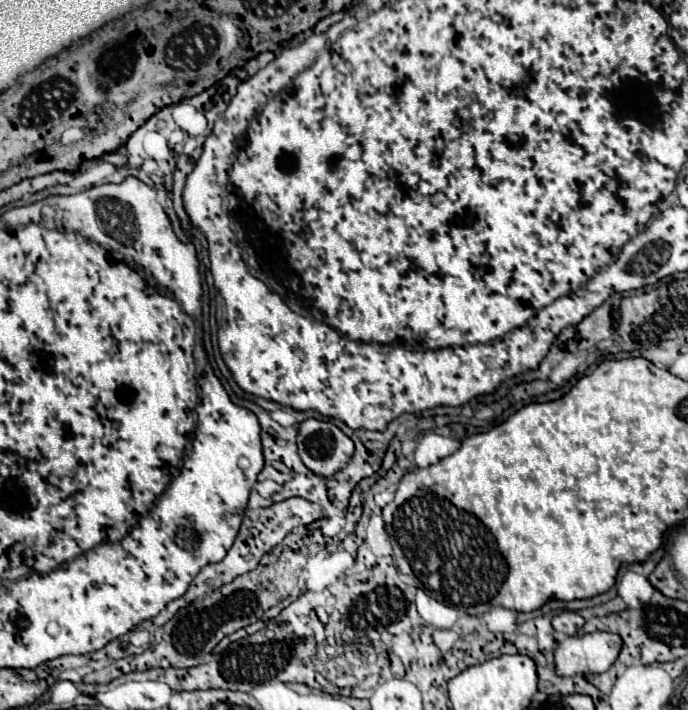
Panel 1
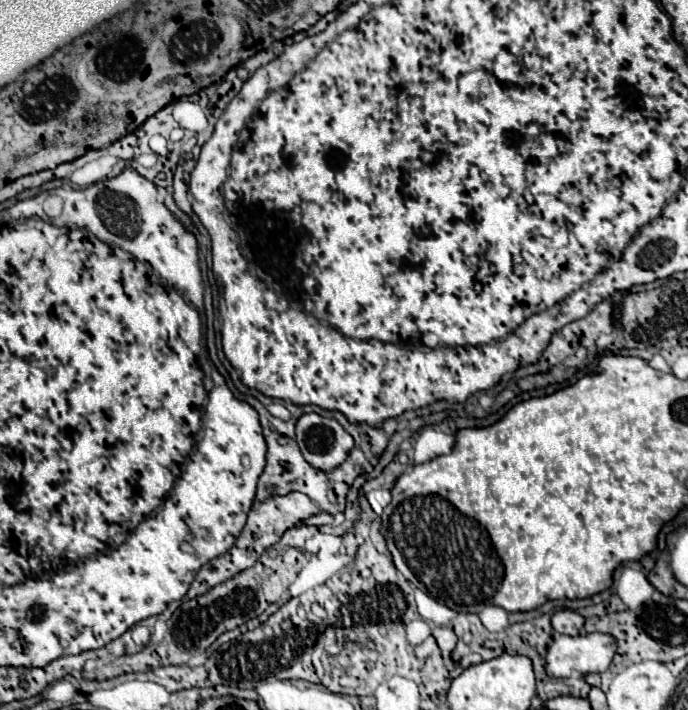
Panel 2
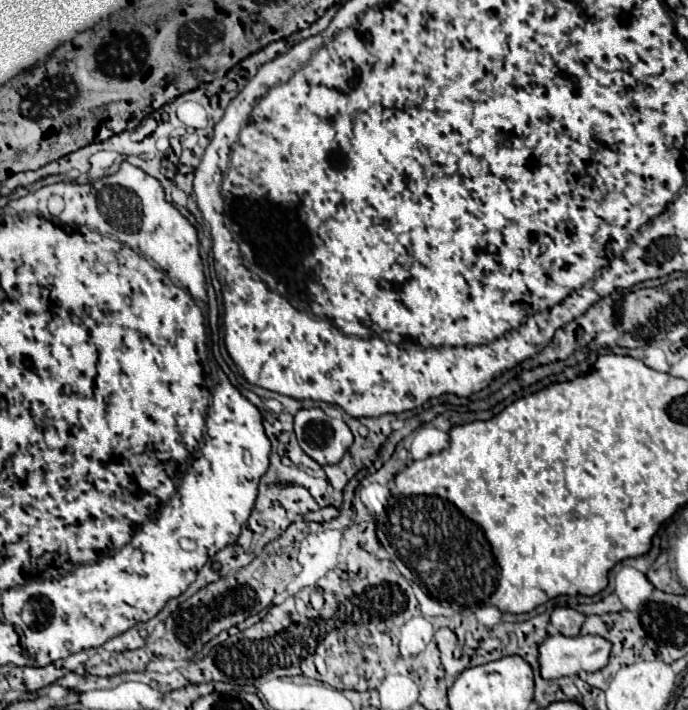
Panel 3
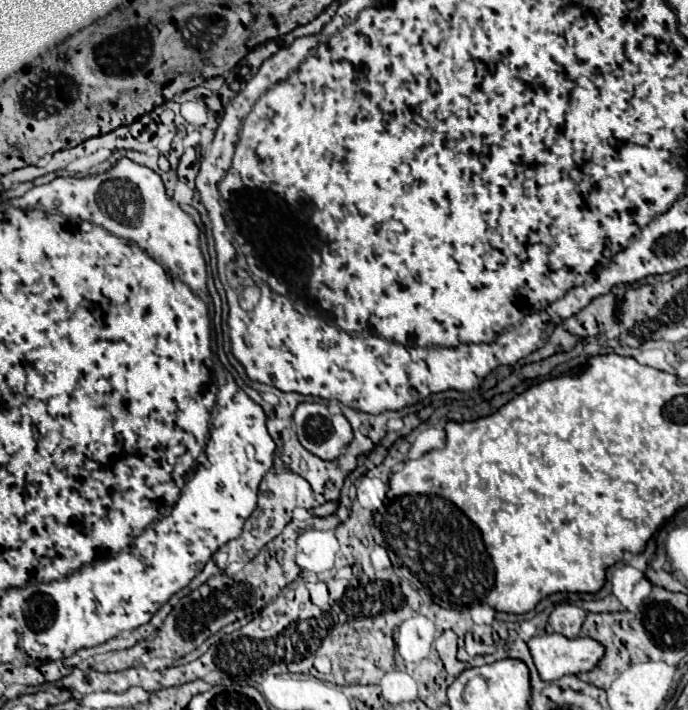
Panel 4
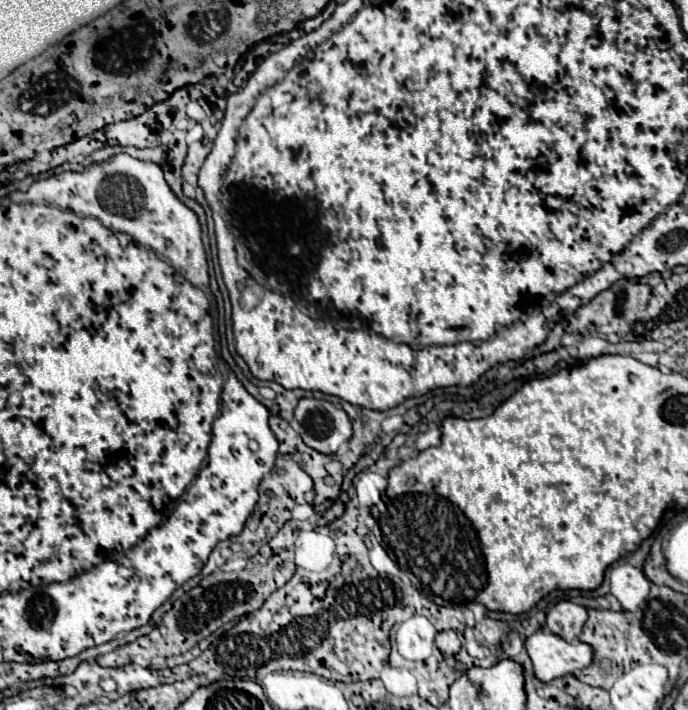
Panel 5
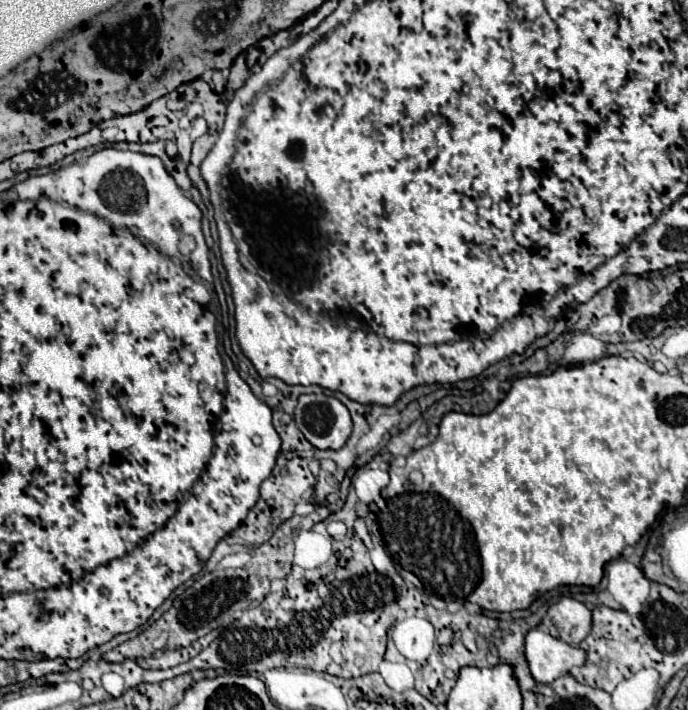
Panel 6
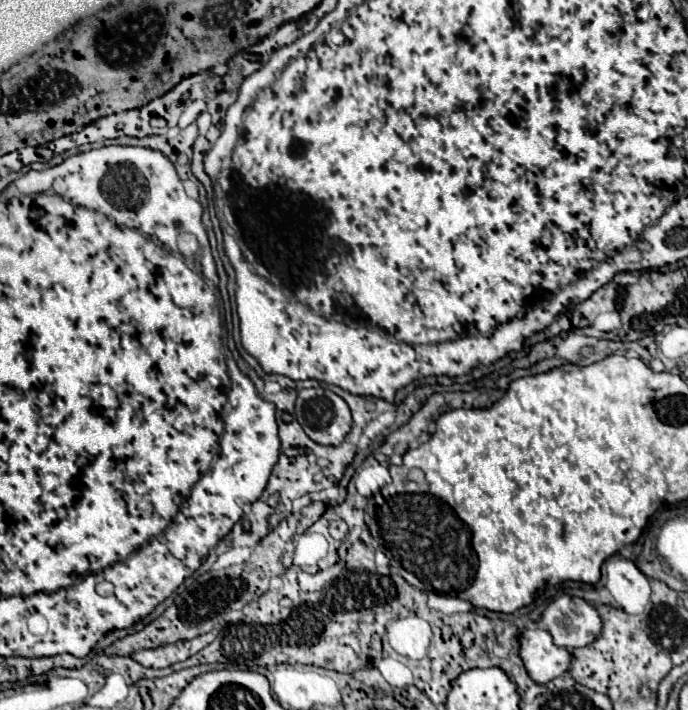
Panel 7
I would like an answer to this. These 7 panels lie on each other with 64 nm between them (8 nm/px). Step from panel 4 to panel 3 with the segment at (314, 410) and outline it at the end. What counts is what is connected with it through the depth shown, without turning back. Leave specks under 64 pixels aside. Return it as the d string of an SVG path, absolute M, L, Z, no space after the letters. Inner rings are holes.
M300 408L294 416L300 448L318 464L336 464L352 444L352 432L342 418L330 418L322 408Z

